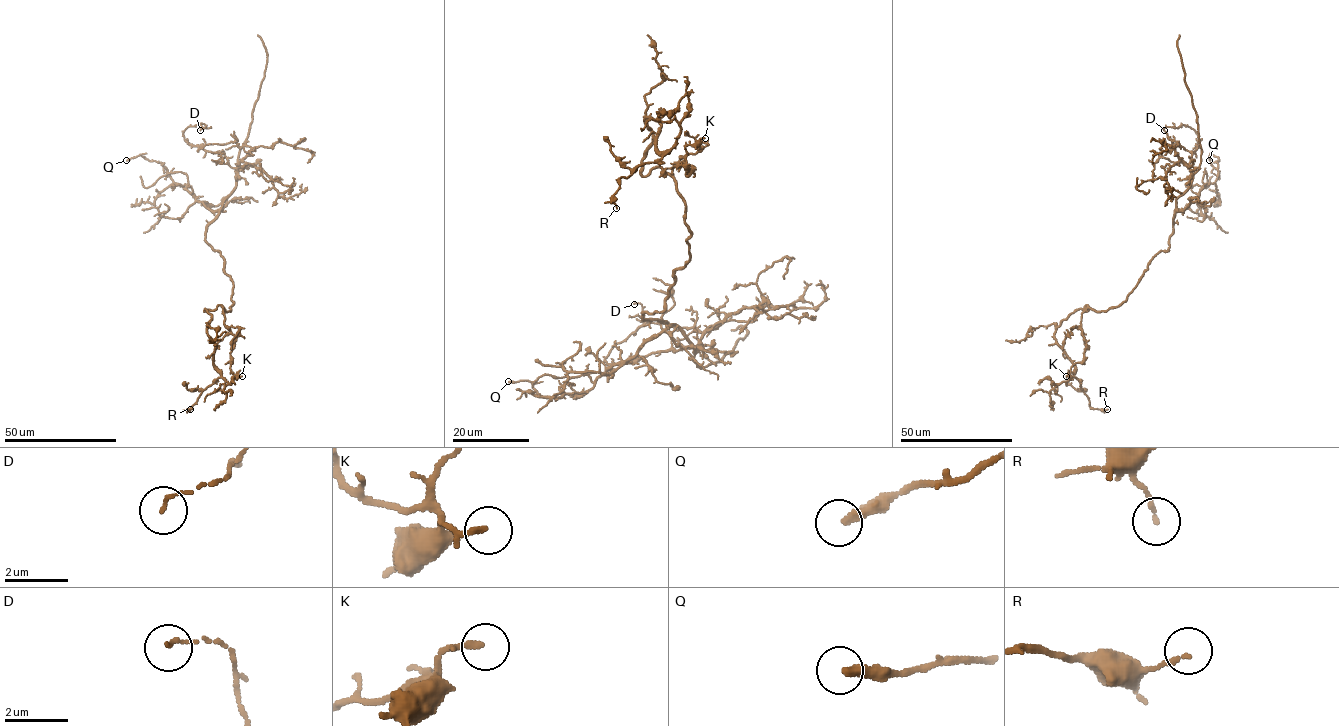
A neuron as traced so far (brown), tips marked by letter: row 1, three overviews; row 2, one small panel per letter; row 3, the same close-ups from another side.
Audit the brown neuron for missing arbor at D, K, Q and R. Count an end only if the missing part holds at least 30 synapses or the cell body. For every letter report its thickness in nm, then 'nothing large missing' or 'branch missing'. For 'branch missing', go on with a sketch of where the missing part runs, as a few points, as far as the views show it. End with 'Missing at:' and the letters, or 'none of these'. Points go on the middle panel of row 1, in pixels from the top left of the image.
D: 100 nm | nothing large missing
K: 160 nm | nothing large missing
Q: 280 nm | nothing large missing
R: 140 nm | nothing large missing
Missing at: none of these

